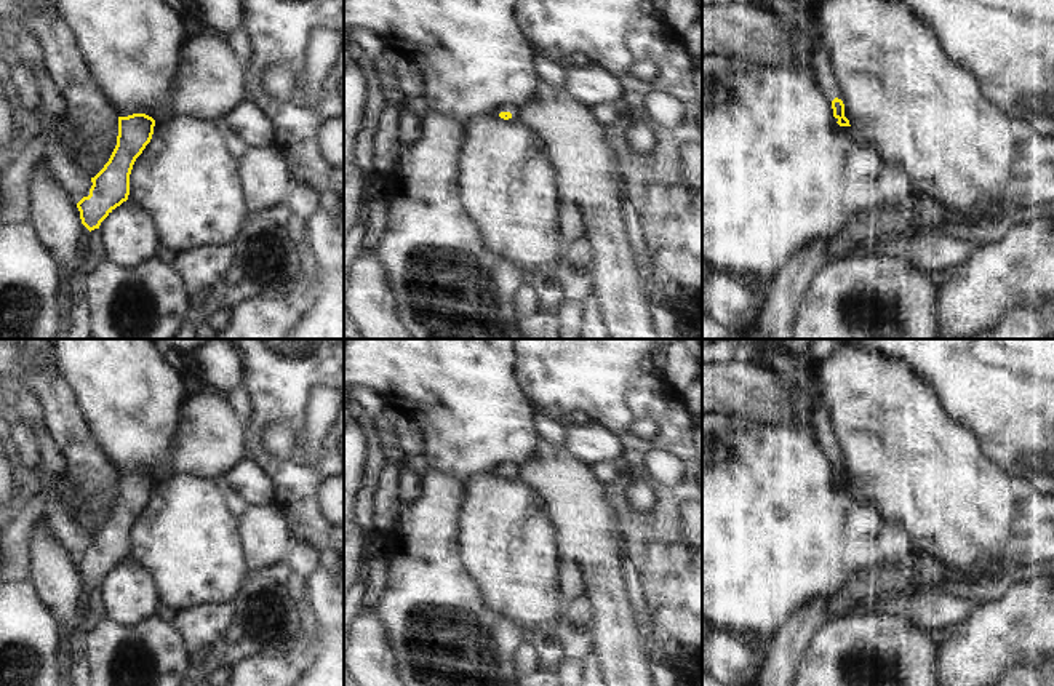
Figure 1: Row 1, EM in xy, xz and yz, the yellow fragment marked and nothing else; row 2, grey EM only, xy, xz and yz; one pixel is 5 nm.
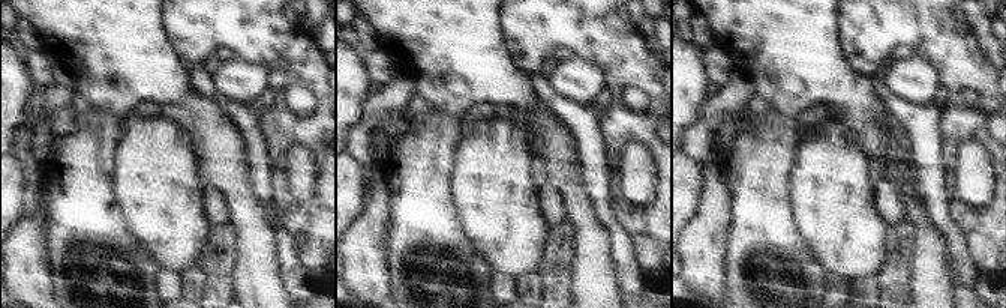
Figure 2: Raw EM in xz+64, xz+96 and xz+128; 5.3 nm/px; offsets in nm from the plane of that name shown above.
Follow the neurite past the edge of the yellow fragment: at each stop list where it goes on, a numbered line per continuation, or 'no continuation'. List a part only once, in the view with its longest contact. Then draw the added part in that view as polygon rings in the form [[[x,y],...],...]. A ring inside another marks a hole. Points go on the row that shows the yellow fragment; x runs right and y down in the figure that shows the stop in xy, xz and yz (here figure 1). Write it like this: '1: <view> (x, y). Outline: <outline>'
1: xz (506, 106). Outline: [[[502,102],[499,104],[494,110],[493,110],[497,117],[501,112],[510,112],[512,117],[509,118],[509,122],[518,122],[518,107],[515,104],[510,102]],[[499,117],[501,118],[501,117]]]

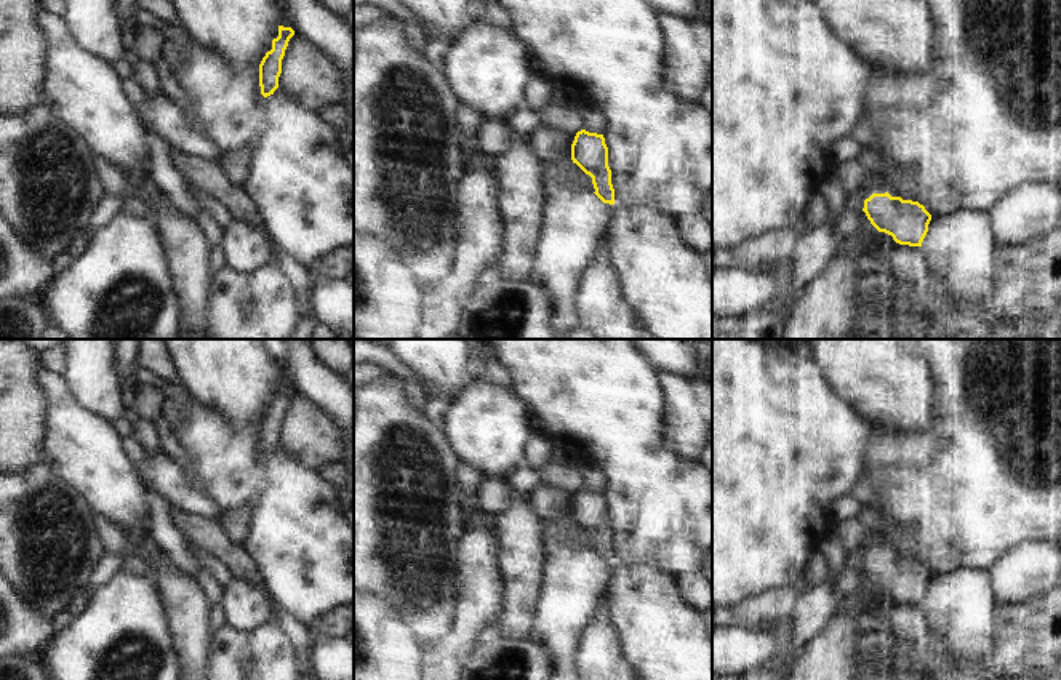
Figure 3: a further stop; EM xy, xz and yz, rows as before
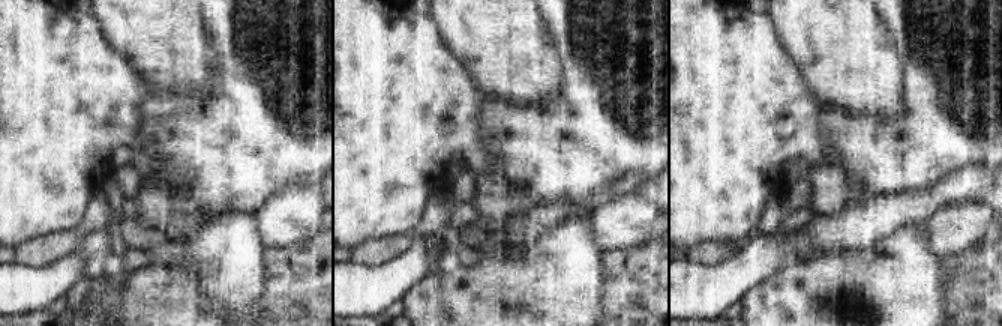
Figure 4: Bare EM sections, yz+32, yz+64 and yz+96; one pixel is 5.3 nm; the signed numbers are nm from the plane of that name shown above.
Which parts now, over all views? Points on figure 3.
no continuation

